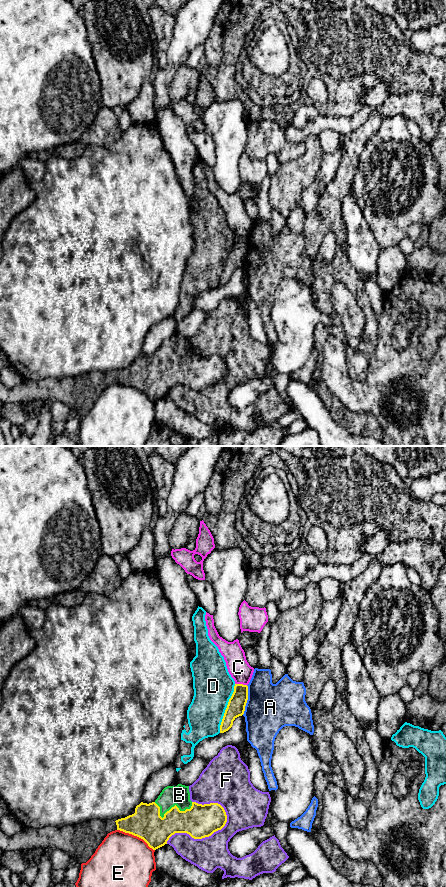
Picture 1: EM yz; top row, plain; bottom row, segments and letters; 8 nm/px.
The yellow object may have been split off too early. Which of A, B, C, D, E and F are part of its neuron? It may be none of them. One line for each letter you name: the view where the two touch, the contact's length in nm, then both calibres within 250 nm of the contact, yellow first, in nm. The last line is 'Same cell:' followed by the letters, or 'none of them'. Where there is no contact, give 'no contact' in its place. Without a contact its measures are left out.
B: contact in yz; length 320 nm; calibres 260 and 160 nm
Same cell: B

